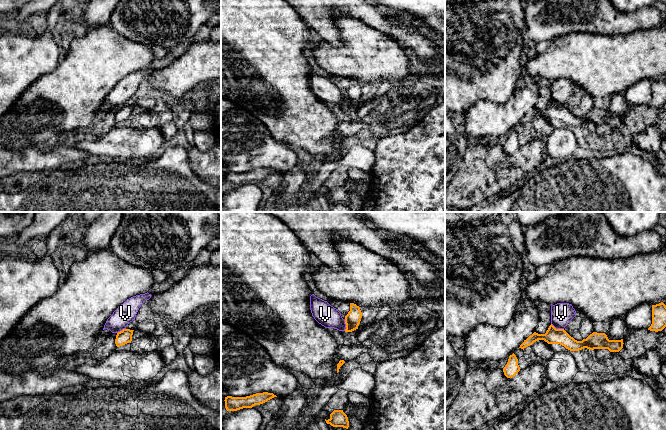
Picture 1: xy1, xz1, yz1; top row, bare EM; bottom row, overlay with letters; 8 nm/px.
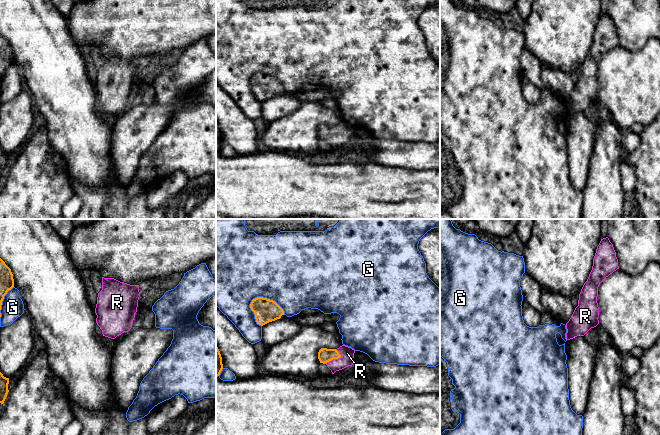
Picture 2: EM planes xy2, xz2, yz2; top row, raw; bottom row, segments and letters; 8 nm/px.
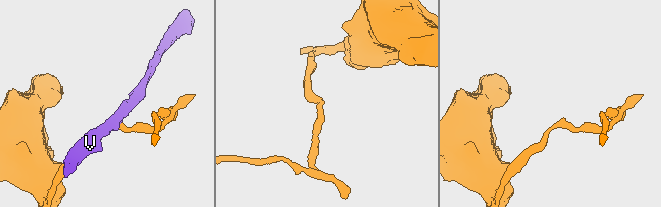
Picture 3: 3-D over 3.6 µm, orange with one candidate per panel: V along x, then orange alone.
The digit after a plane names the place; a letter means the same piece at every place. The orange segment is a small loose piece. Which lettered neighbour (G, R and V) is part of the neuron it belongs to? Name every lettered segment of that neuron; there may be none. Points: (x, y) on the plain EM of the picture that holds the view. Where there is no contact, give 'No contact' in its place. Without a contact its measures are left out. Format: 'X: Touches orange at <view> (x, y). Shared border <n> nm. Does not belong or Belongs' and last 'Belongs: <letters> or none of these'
G: Touches orange at xz2 (268, 75). Shared border 300 nm. Does not belong
R: Touches orange at xz2 (332, 135). Shared border 160 nm. Belongs
V: Touches orange at yz1 (557, 105). Shared border 120 nm. Does not belong
Belongs: R

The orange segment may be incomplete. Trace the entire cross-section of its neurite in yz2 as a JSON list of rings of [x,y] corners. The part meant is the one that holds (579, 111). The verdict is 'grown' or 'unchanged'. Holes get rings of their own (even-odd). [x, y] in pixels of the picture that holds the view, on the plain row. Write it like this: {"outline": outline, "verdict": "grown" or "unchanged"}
{"outline": [[[609,14],[601,15],[593,35],[592,46],[579,70],[578,82],[566,99],[566,115],[584,112],[591,104],[599,100],[599,83],[597,79],[600,59],[619,45],[618,35]]], "verdict": "grown"}

